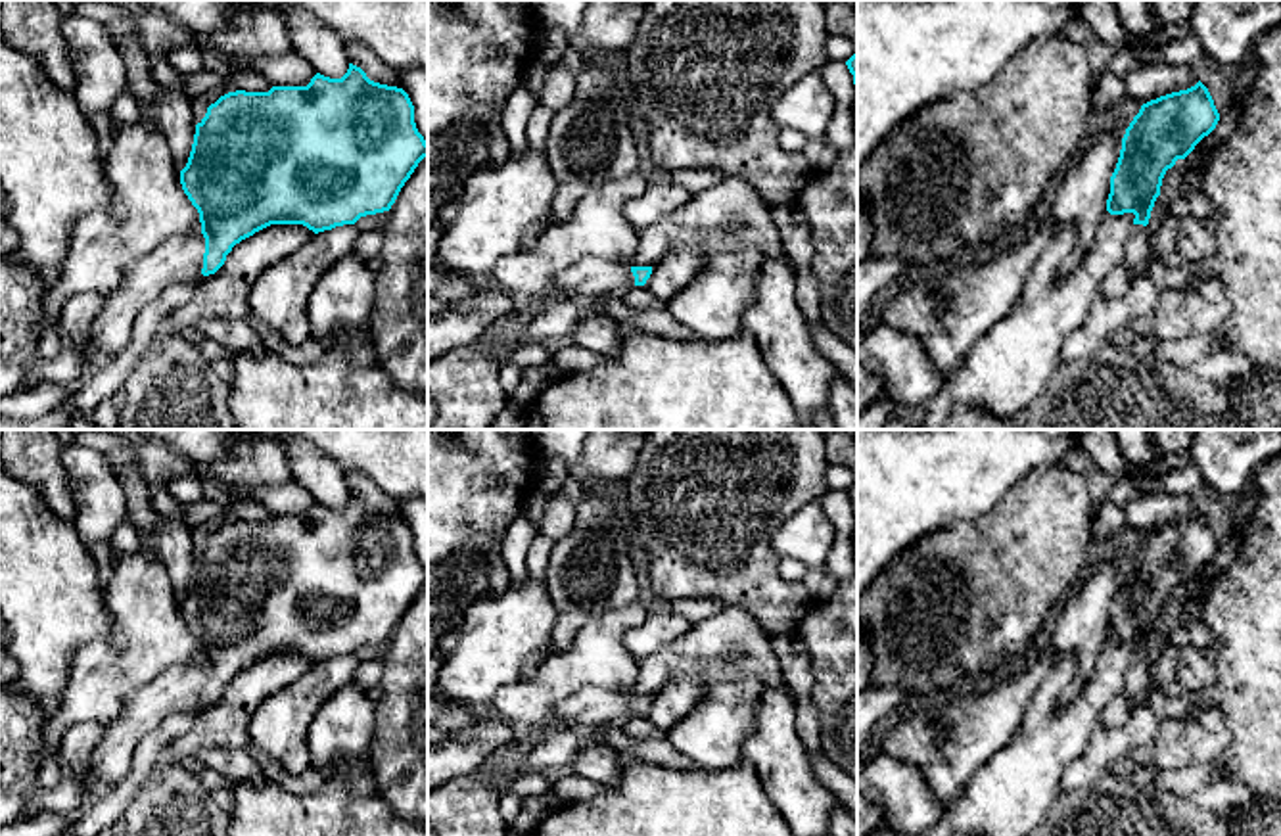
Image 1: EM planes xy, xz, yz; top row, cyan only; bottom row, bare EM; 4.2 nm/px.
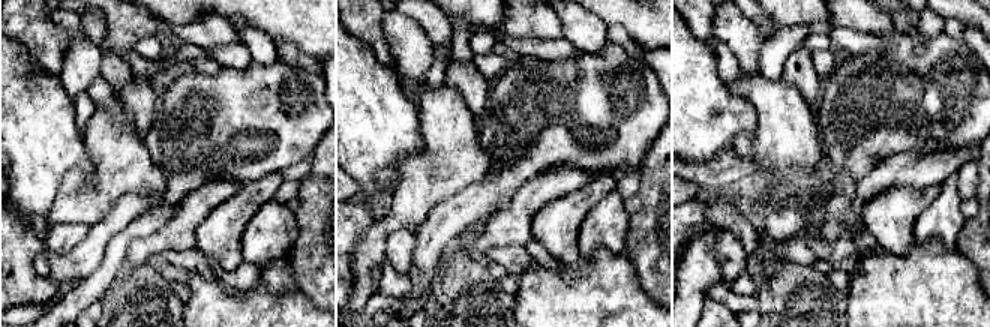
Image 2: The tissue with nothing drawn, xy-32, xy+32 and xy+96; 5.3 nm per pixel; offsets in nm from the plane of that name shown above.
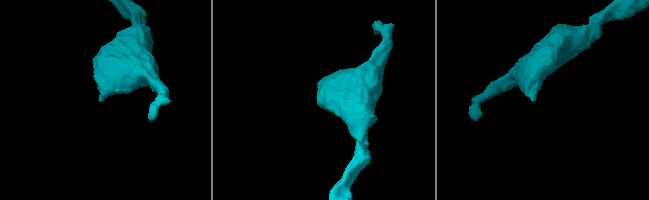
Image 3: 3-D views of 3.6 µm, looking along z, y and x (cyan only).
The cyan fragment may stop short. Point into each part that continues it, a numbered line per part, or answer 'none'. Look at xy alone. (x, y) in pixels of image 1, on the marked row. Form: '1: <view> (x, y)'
1: xy (179, 259)

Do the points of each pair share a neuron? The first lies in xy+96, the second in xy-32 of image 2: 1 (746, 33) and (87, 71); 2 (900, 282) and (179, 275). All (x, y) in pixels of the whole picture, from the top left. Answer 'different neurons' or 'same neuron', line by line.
1: same neuron
2: different neurons

